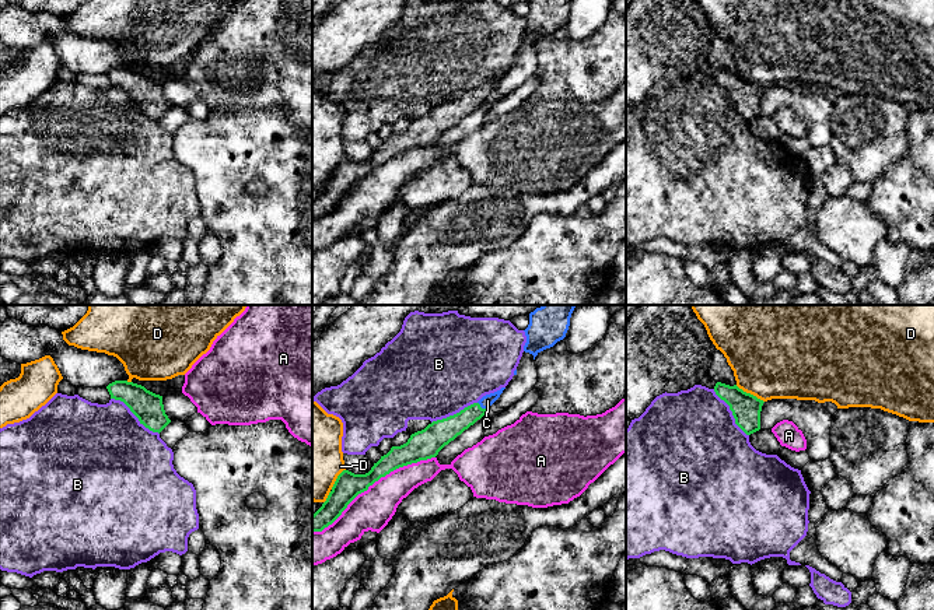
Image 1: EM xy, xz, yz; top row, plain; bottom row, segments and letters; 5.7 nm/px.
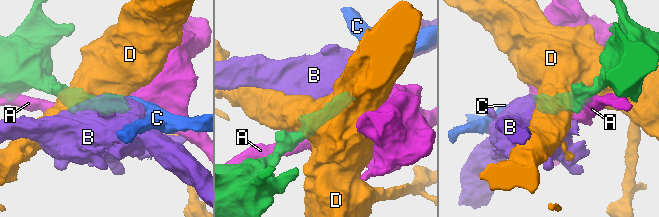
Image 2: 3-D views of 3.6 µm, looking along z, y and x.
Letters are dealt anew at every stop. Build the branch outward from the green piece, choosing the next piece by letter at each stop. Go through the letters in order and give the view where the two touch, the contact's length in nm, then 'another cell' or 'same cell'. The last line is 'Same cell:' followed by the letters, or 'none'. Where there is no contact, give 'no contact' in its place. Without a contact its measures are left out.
A: xz | 850 nm | another cell
B: xy | 360 nm | another cell
C: xz | 70 nm | same cell
D: yz | 190 nm | another cell
Same cell: C

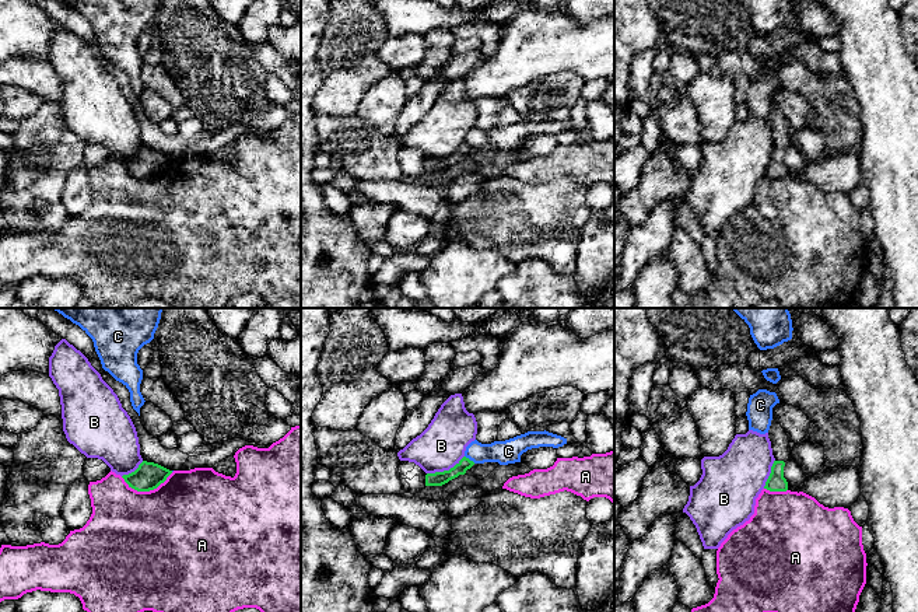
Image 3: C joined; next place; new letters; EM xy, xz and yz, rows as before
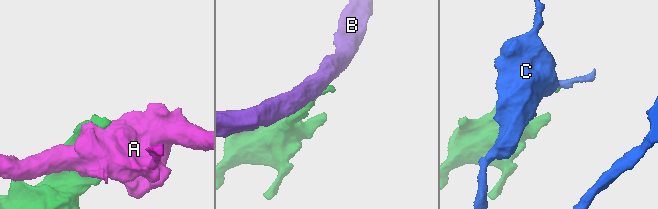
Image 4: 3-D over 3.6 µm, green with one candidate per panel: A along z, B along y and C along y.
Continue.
A: xy | 300 nm | another cell
B: xz | 240 nm | another cell
C: xz | 80 nm | another cell
Same cell: none

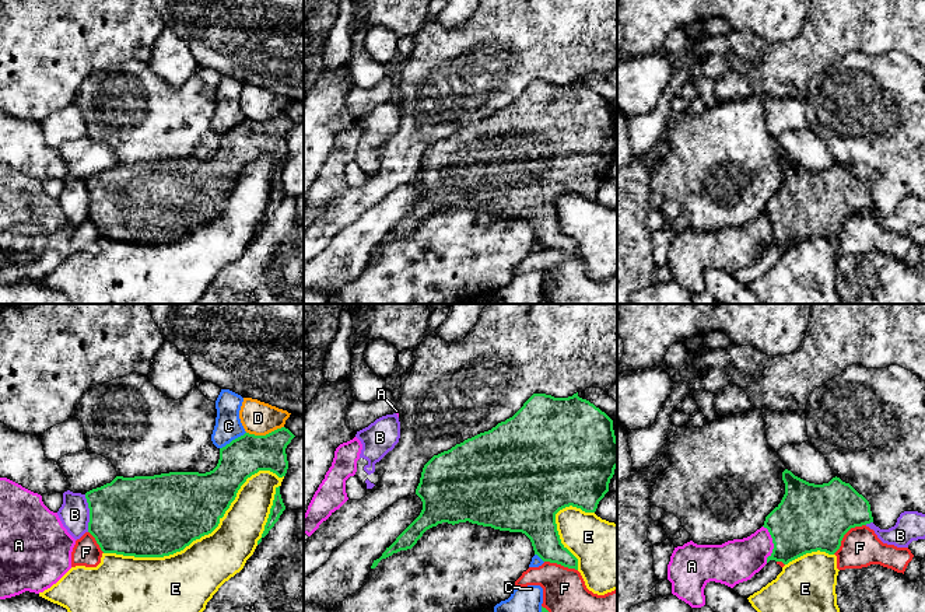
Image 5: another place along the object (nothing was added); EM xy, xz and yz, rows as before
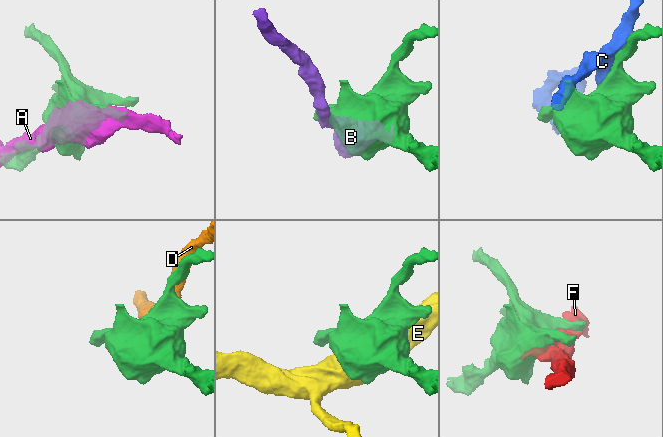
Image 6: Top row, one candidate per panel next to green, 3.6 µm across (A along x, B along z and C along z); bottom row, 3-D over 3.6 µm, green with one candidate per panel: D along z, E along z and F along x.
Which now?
A: yz | 220 nm | another cell
B: xy | 220 nm | another cell
C: xy | 180 nm | another cell
D: xy | 220 nm | another cell
E: xy | 1150 nm | another cell
F: yz | 260 nm | another cell
Same cell: none

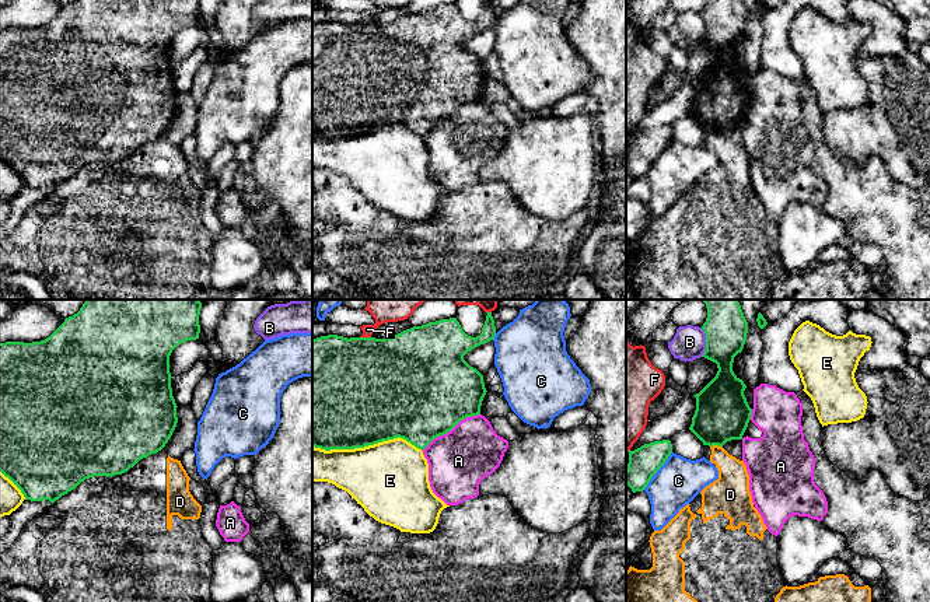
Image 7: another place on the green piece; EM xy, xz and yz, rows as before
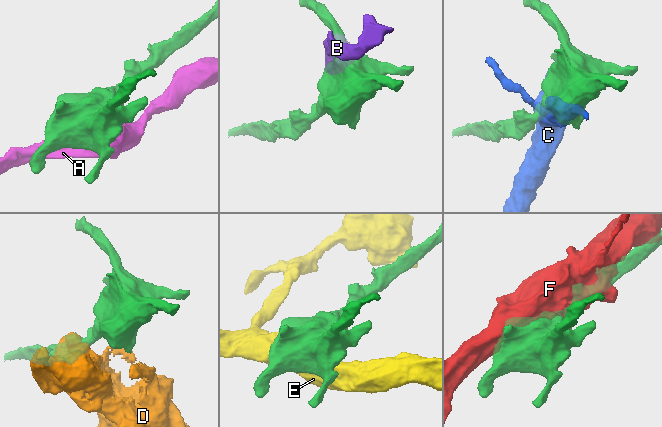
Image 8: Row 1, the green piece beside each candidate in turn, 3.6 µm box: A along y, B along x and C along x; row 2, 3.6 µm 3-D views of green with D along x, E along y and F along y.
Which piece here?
A: xz | 400 nm | another cell
B: yz | 170 nm | another cell
C: yz | 280 nm | another cell
D: yz | 70 nm | another cell
E: xz | 600 nm | another cell
F: xz | 60 nm | another cell
Same cell: none

